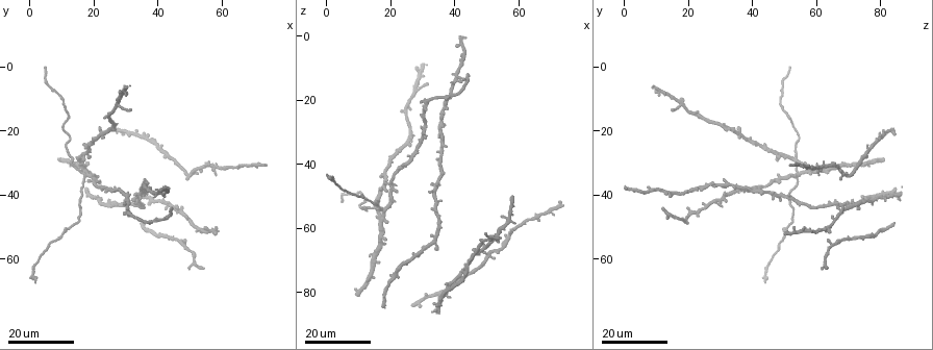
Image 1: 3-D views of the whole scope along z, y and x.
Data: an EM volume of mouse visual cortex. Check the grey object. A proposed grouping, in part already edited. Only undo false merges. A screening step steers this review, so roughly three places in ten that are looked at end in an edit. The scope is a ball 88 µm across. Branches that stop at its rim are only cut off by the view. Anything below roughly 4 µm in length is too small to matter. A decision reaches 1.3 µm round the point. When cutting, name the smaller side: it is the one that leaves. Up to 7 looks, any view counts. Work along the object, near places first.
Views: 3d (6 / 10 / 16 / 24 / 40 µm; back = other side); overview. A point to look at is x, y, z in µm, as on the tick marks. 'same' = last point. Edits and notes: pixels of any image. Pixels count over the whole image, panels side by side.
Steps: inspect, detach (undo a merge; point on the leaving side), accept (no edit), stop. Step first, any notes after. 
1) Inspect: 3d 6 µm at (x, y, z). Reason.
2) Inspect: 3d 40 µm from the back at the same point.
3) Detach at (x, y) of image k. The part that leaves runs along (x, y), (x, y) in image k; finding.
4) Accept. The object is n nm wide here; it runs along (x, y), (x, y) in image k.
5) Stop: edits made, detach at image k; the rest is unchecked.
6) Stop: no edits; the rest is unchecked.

Inspect: 3d 16 µm at (27.5, 11.0, 17.0). A fork.

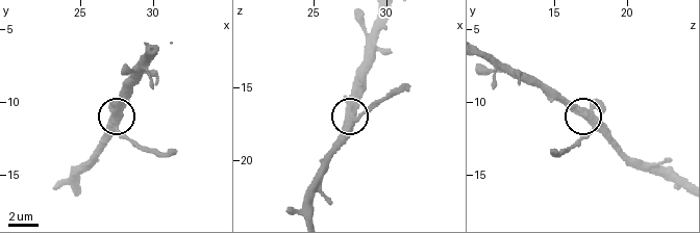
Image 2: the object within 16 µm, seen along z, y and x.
Inspect: 3d 10 µm at (27.6, 11.6, 17.8). Closer look.

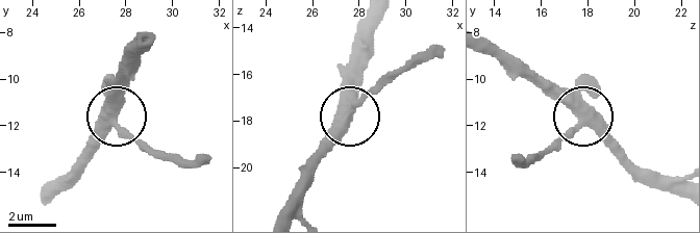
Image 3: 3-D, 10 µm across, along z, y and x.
Detach at (143, 146) of image 3. 3 arms meet here; the part that leaves runs along (122, 128), (163, 152), (192, 162), (208, 158) in image 3; a second cell is stuck on.

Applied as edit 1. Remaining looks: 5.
Inspect: overview. Redraw.

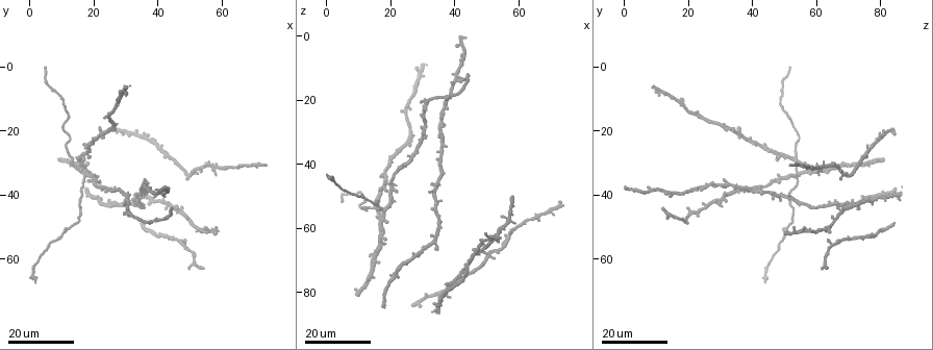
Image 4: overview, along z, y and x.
Inspect: 3d 16 µm at (30.0, 40.5, 31.0). Four or more arms meet.

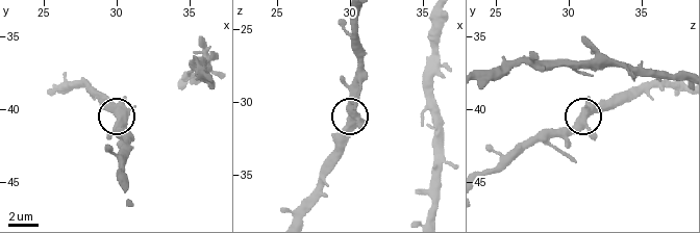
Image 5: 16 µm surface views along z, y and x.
Inspect: 3d 10 µm at (30.2, 40.4, 31.0). Zoom in.

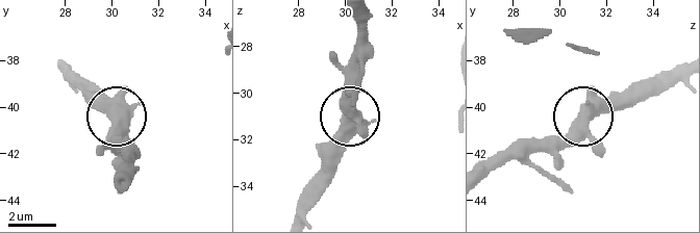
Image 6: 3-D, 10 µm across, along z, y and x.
Accept. All the same cell.

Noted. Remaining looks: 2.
Inspect: 3d 16 µm at (18.0, 33.5, 54.0). Small branch off a trunk.

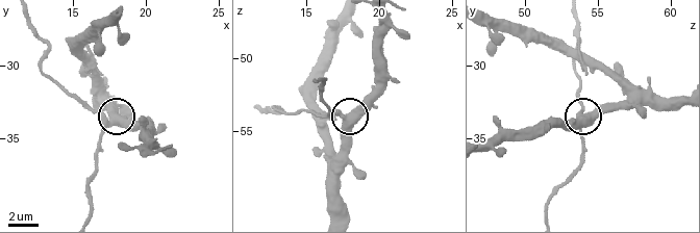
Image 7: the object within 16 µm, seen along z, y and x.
Inspect: 3d 6 µm at (17.8, 33.6, 54.0).

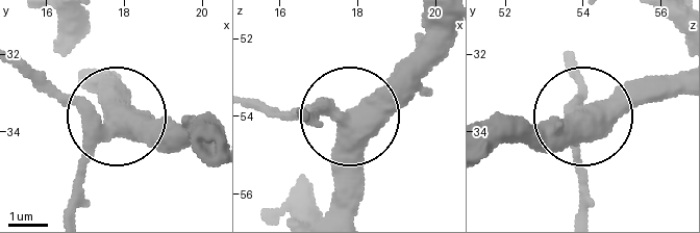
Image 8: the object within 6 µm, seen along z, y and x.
Detach at (58, 96) of image 8. The part that leaves runs along (102, 133), (17, 71) in image 8; two cells meet here.

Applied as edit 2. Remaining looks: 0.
Stop: edits made, detach at image 3, detach at image 8; the rest is unchecked.

